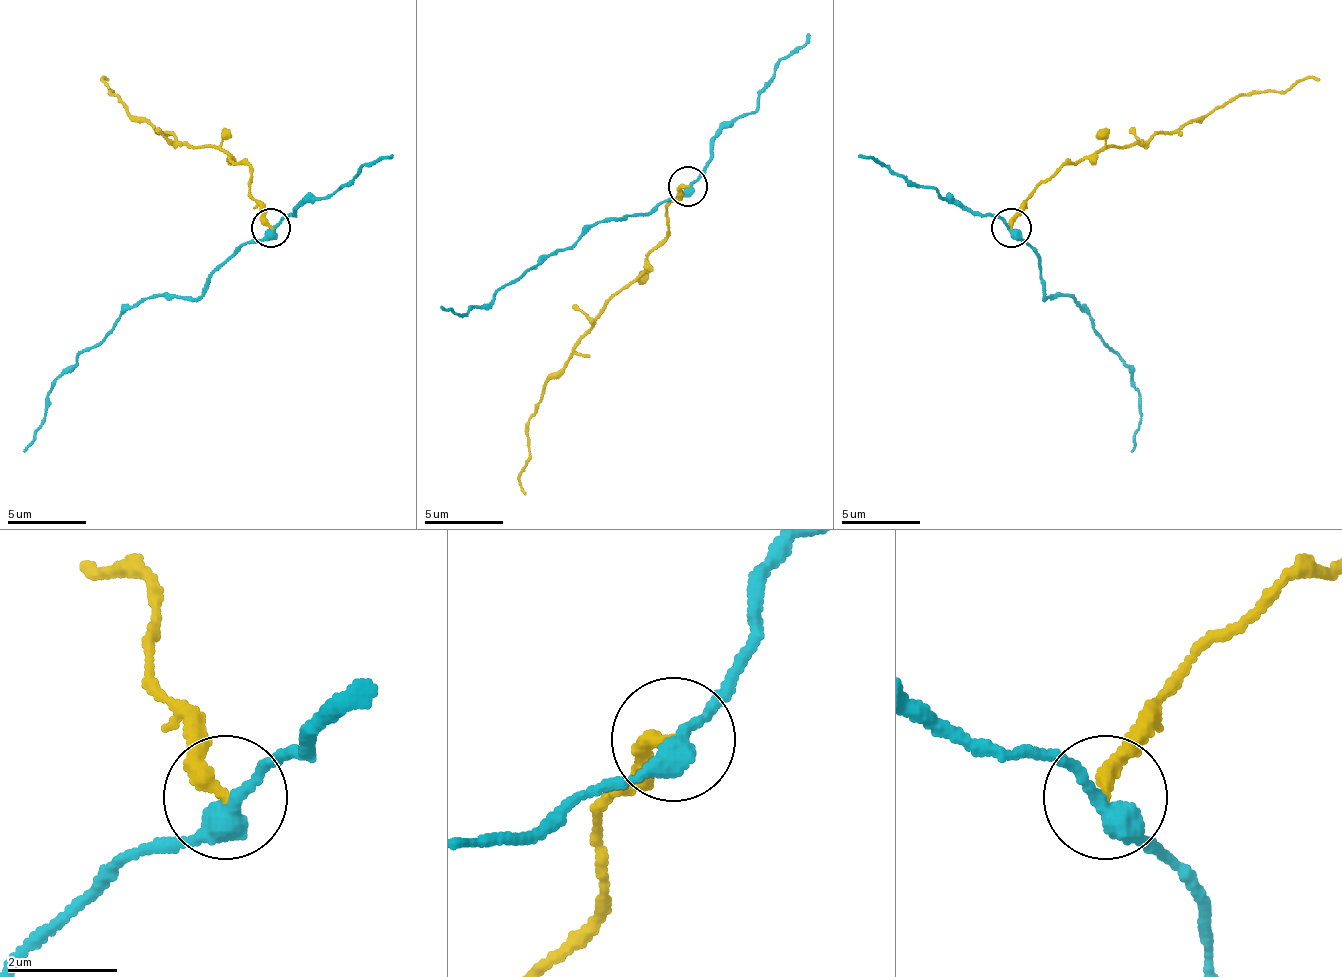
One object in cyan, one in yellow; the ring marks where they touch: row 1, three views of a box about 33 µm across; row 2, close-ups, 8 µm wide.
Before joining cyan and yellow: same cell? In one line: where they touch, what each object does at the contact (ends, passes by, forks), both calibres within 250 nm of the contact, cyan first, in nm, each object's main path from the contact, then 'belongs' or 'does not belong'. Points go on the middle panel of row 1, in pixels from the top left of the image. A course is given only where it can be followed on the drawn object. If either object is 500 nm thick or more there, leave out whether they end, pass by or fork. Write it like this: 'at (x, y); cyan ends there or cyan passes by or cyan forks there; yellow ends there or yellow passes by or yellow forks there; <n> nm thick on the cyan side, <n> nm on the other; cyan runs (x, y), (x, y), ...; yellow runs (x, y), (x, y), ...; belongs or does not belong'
at (688, 186); cyan passes by; yellow ends there; 360 nm thick on the cyan side, 280 nm on the other; cyan runs (689, 187), (646, 214), (595, 222), (571, 246), (555, 250), (465, 317), (441, 305); yellow runs (689, 187), (669, 203), (665, 238), (543, 387), (528, 423), (524, 493); does not belong

